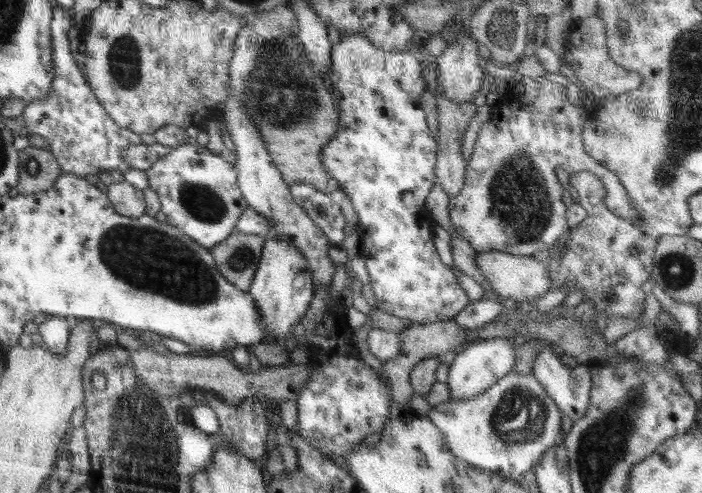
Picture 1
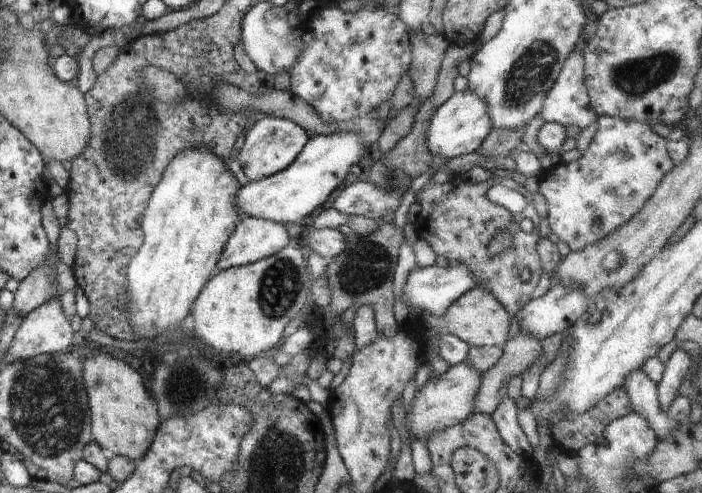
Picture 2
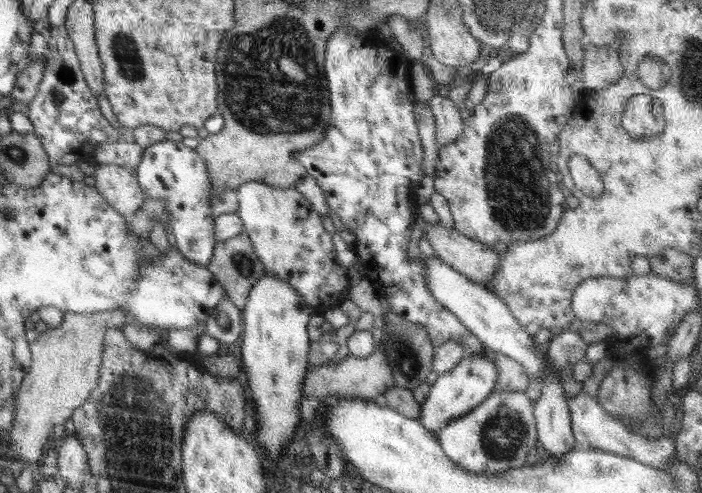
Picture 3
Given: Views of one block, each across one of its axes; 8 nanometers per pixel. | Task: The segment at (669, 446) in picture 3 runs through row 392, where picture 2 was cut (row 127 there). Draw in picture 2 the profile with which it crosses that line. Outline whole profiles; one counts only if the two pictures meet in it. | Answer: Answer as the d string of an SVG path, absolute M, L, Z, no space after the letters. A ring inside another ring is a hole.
M572 51L539 113L545 121L564 126L574 124L581 129L597 121L598 116L584 82L584 69L583 51Z

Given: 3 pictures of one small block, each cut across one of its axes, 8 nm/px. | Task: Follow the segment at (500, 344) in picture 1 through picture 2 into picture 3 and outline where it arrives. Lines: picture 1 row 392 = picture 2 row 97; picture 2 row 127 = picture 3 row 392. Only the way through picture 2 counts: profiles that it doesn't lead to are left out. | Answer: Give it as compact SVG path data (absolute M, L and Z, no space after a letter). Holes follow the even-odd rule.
M488 353L476 357L466 356L454 366L453 370L440 375L431 385L430 392L421 405L420 418L416 420L438 440L438 431L448 421L465 415L484 402L496 386L498 376L497 367Z

